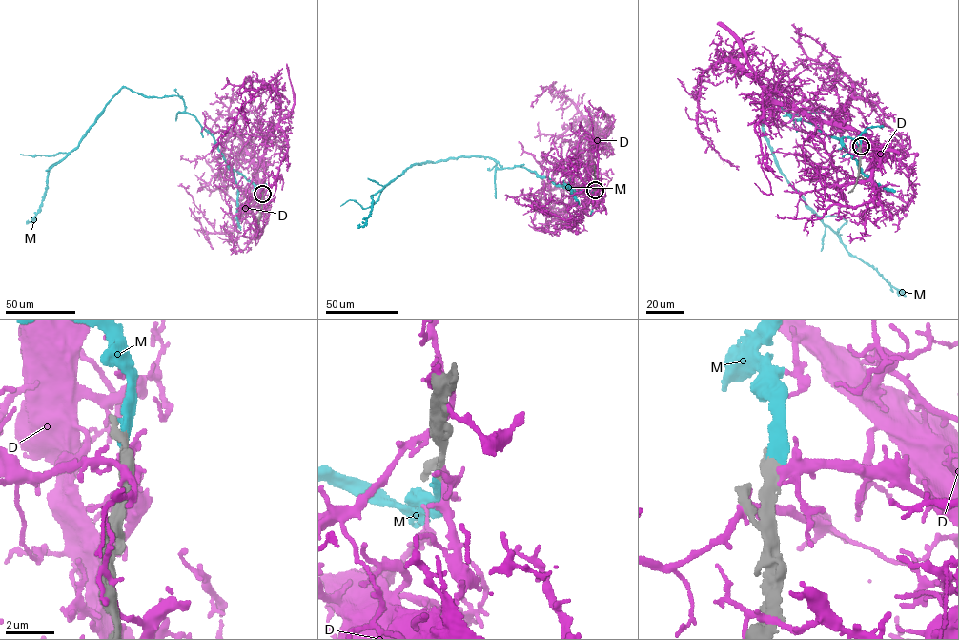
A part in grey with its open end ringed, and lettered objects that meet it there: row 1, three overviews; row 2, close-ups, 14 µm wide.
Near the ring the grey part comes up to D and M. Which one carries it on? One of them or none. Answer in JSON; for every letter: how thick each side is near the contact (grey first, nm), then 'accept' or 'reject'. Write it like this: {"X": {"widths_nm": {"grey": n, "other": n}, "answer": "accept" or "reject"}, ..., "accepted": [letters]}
{"D": {"widths_nm": {"grey": 360, "other": 280}, "answer": "reject"}, "M": {"widths_nm": {"grey": 380, "other": 380}, "answer": "accept"}, "accepted": ["M"]}

